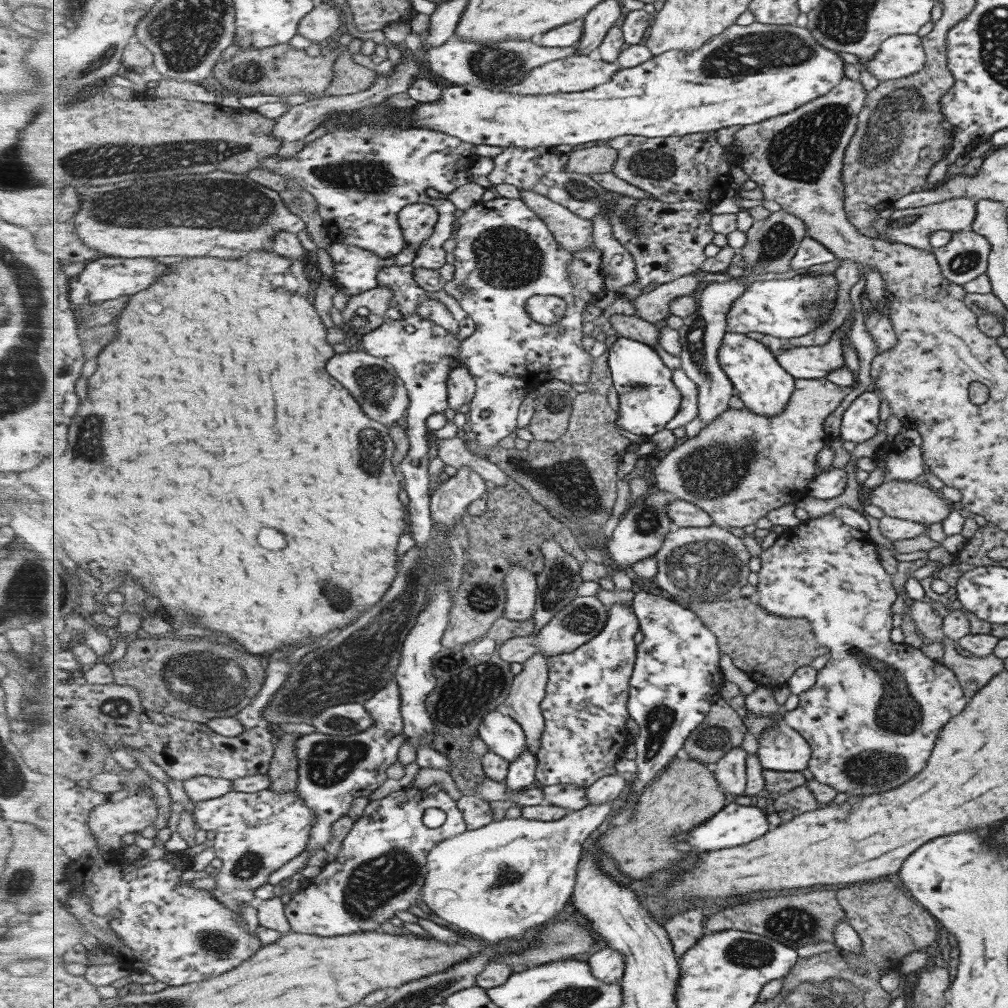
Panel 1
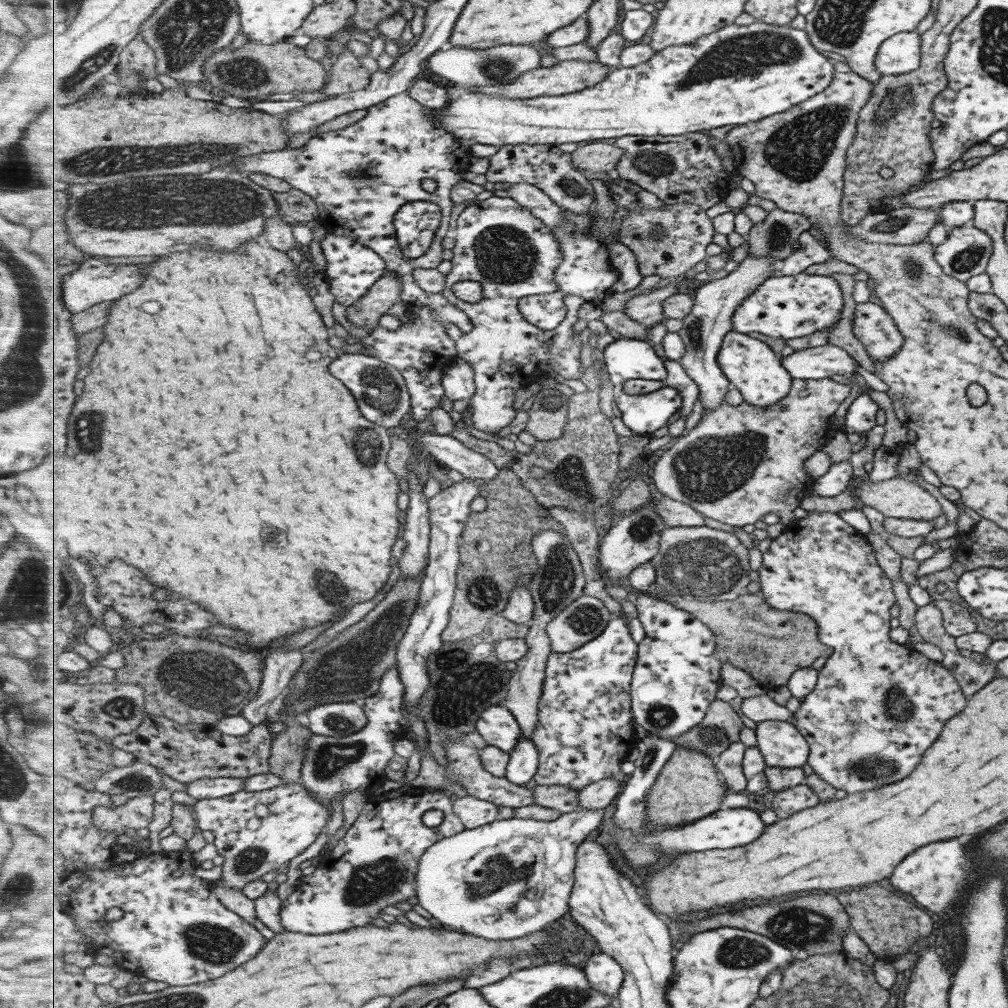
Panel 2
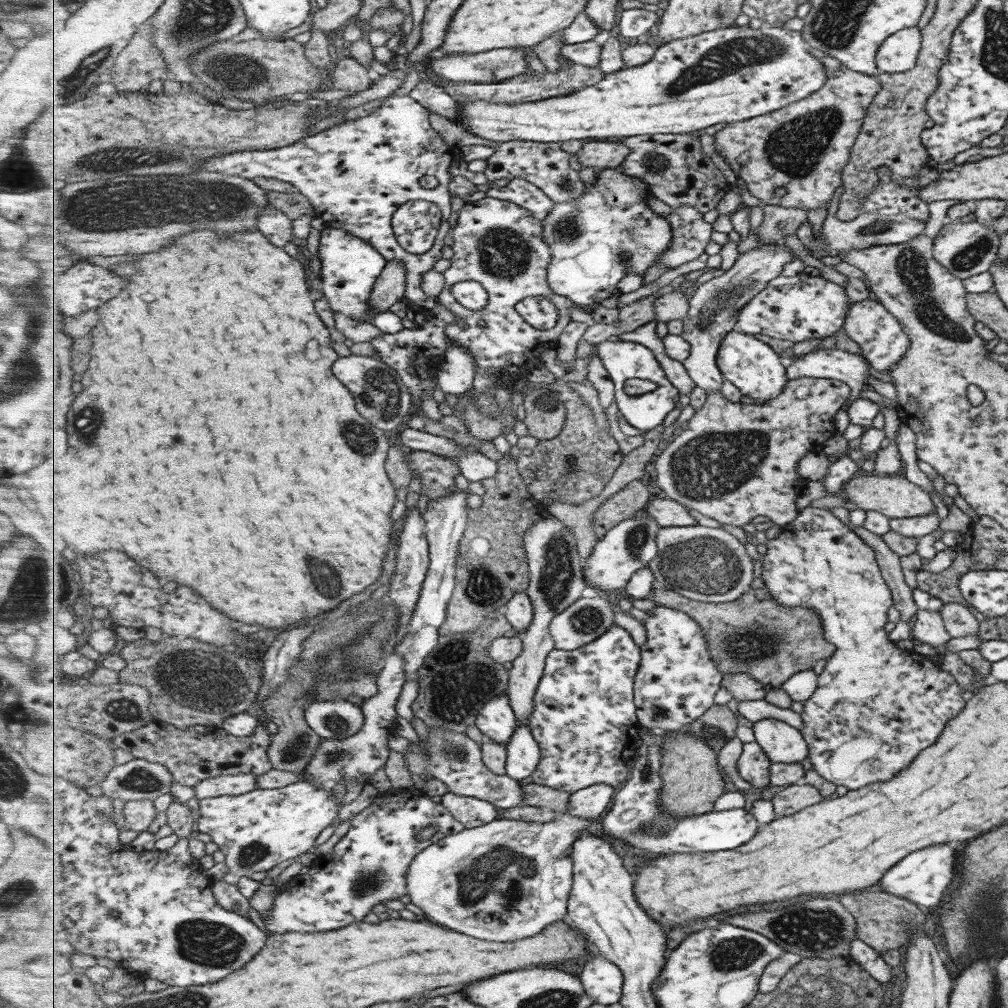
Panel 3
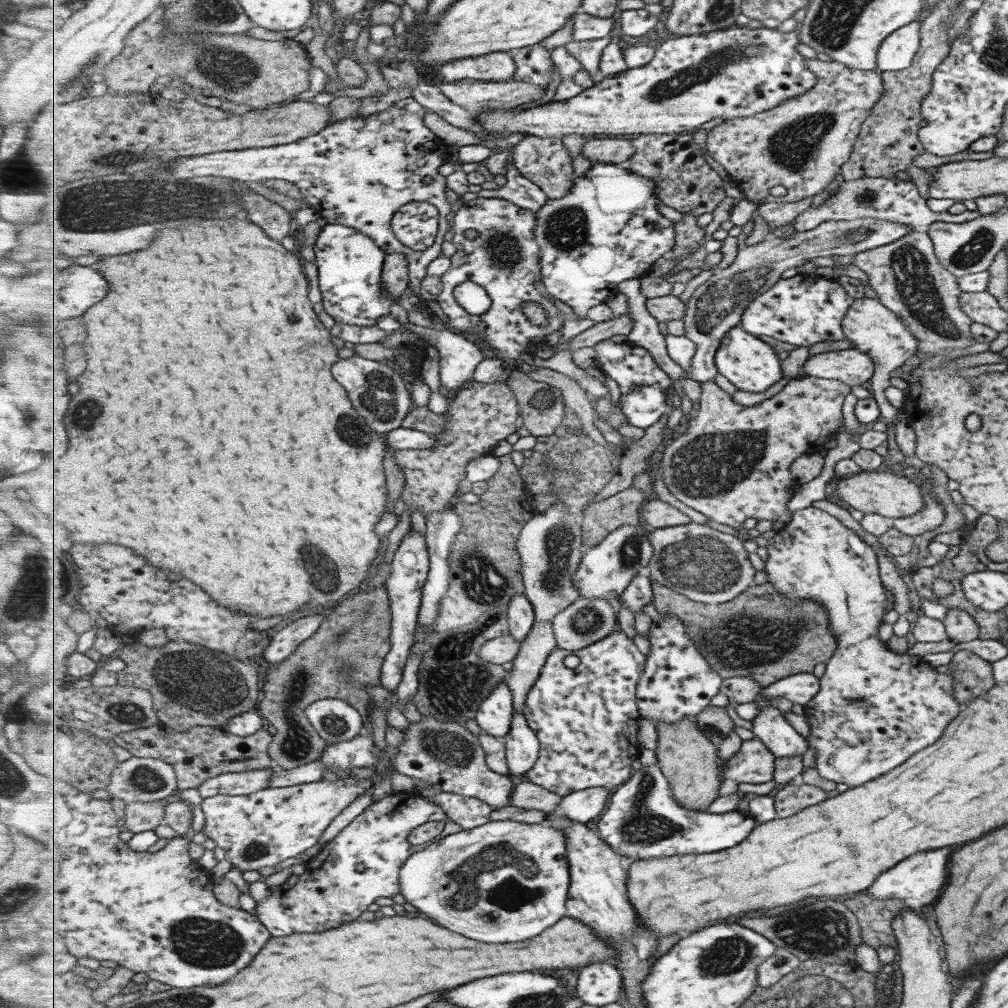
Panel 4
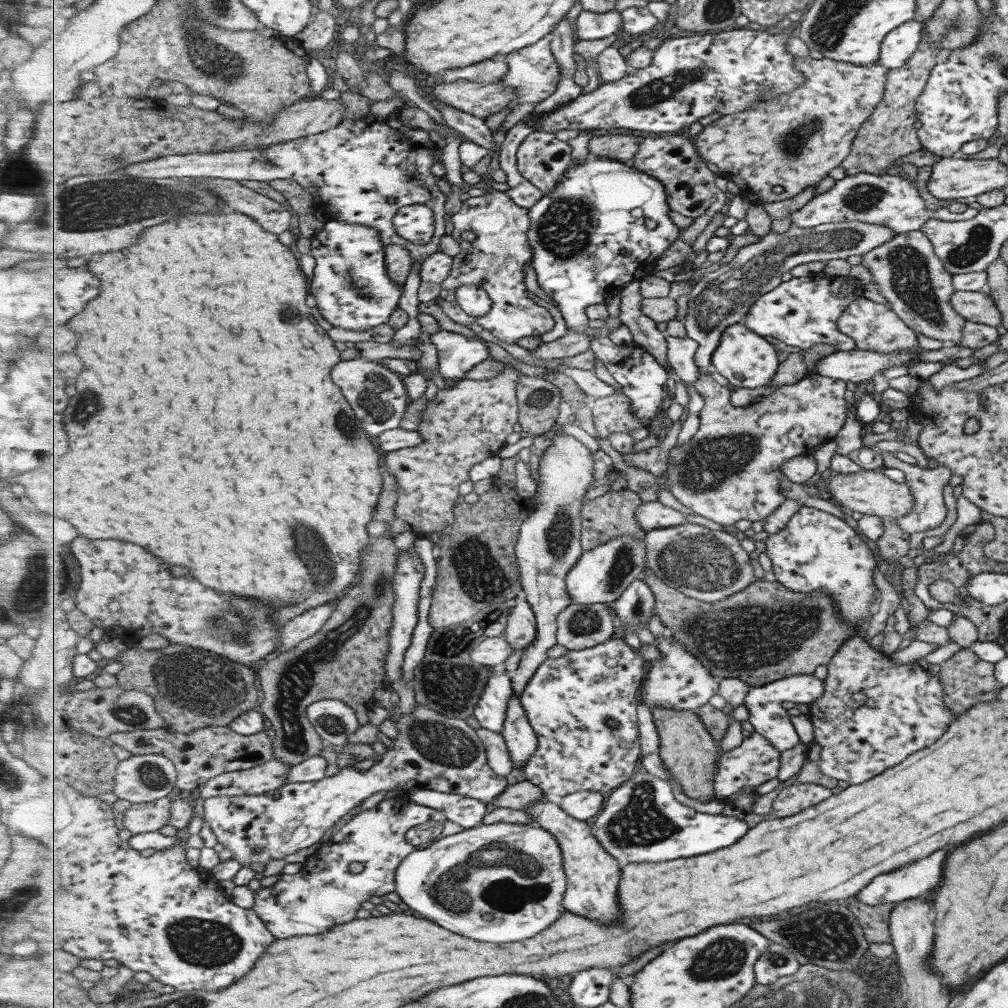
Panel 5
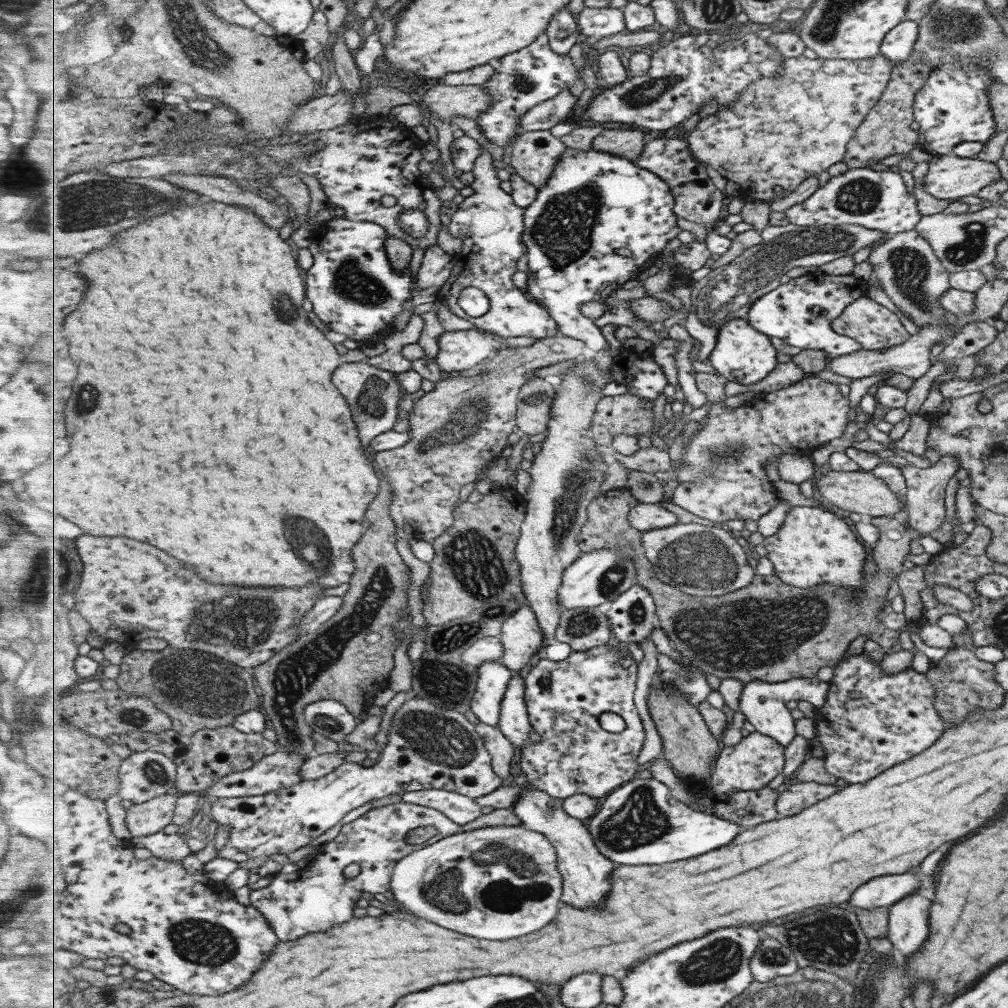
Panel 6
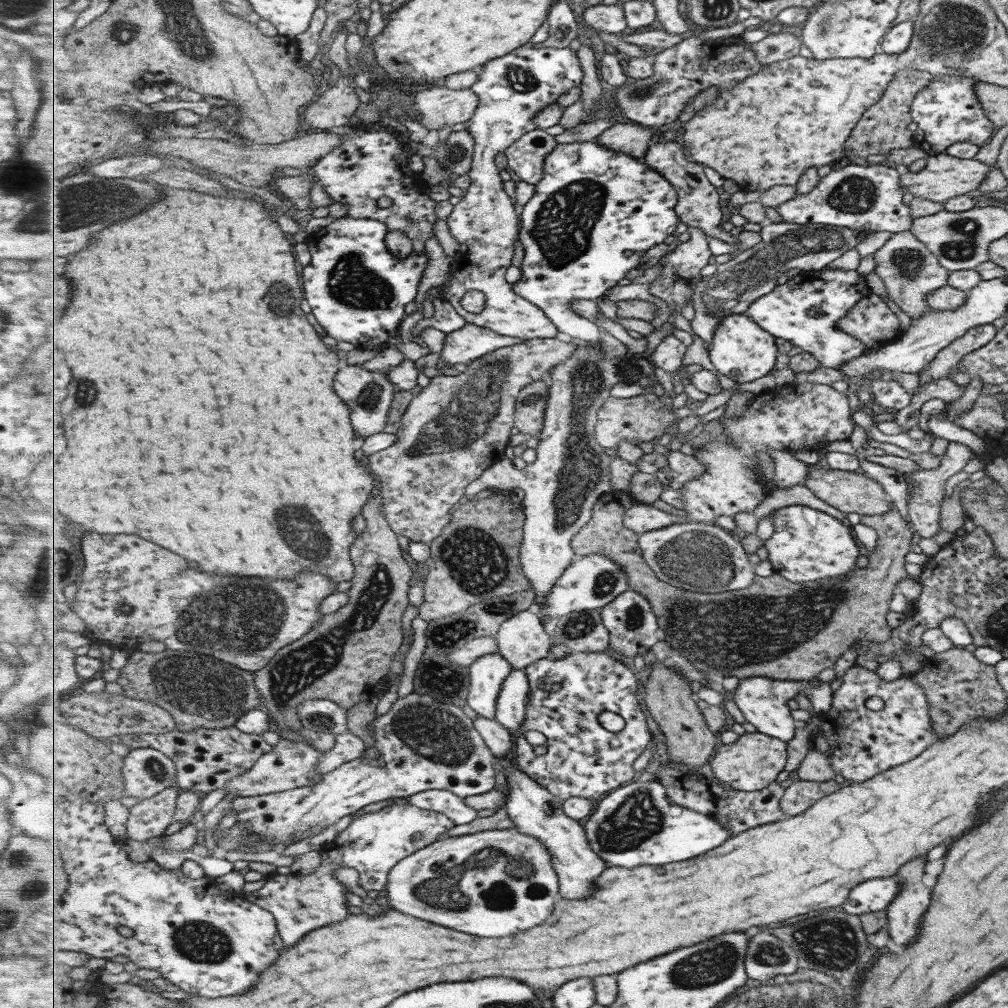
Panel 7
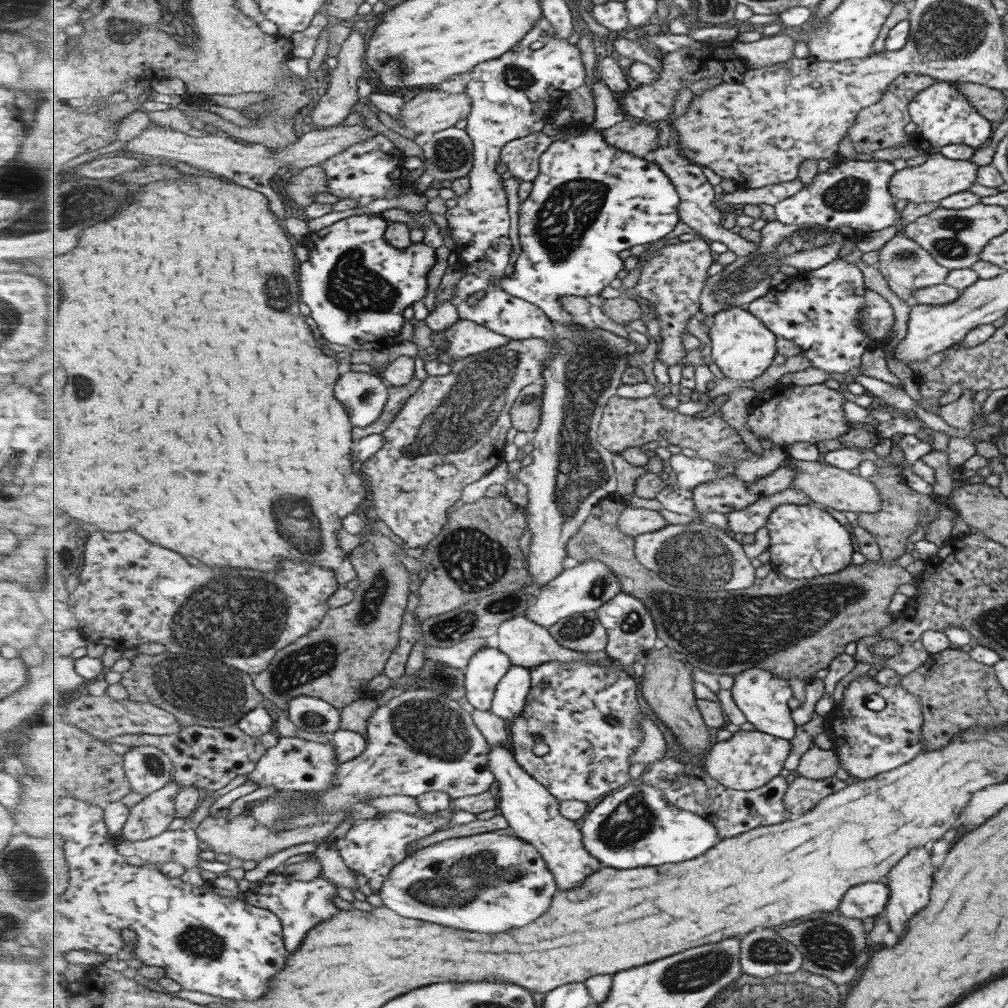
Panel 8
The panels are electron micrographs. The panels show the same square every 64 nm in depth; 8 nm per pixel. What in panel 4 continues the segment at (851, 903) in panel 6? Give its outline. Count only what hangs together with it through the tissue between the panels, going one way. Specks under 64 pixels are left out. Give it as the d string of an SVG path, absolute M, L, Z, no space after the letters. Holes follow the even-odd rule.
M949 846L939 848L939 850L921 852L921 854L913 854L905 860L901 860L899 864L892 866L887 872L879 874L866 894L879 900L893 898L902 901L905 898L913 898L913 900L919 900L923 905L933 904L933 900L939 896L939 892L945 884L947 858L949 858Z

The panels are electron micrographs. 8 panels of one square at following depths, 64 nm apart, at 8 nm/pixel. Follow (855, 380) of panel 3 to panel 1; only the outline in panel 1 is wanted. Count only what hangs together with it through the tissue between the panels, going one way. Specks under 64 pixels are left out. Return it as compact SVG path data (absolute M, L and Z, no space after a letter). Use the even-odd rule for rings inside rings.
M844 322L823 346L793 347L782 351L778 361L796 379L824 378L828 372L844 367L841 337L851 328Z

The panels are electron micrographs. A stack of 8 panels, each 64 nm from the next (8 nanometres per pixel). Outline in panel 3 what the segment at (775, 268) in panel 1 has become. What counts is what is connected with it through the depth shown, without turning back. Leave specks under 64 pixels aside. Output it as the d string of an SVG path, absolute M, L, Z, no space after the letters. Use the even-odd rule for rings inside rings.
M765 204L762 210L764 220L754 230L760 237L759 245L783 243L785 236L797 234L807 221L807 210L802 208Z

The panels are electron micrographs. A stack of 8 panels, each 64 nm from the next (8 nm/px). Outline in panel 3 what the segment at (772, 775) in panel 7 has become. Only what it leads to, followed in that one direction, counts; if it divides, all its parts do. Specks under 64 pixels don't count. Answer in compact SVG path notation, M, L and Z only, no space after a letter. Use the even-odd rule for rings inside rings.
M756 740L744 744L743 754L737 762L737 771L755 791L770 785L771 768L769 756Z

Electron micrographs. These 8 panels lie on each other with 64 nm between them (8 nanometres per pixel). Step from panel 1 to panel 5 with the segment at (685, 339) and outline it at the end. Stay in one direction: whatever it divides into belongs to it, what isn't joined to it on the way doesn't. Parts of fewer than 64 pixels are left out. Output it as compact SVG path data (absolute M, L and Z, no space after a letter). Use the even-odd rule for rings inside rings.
M859 221L827 222L811 228L792 224L783 233L769 231L756 243L740 248L730 263L705 275L689 294L684 322L687 336L699 344L696 363L700 374L708 375L711 368L714 369L712 359L728 326L743 323L757 299L778 287L789 270L804 262L825 262L831 258L846 259L848 256L864 255L872 248L891 240L896 234L886 226Z

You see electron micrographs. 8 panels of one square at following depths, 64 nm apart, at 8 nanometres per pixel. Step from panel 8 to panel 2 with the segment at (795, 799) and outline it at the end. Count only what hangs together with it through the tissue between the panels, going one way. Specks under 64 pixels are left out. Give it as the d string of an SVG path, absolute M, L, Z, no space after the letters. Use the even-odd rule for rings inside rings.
M805 784L778 791L771 806L774 812L784 819L801 812L801 810L811 808L818 802L818 796L809 785Z

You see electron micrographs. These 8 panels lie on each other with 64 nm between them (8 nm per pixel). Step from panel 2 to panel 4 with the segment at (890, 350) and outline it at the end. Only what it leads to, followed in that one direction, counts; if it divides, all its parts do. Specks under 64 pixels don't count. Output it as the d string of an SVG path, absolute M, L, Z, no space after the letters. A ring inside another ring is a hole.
M857 298L854 300L845 312L840 325L842 334L853 344L853 348L865 353L874 362L874 372L870 378L873 399L876 402L879 416L887 422L885 434L889 436L892 434L892 421L897 419L898 410L883 397L883 390L889 386L889 372L916 353L917 340L911 336L899 318L882 306L877 299Z

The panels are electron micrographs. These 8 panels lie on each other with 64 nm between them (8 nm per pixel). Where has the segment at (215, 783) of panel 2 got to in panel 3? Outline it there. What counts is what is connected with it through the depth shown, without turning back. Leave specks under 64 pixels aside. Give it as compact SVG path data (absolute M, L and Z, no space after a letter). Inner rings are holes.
M247 773L217 776L203 780L193 787L193 790L198 800L219 796L239 796L257 789L257 779L259 779L259 775Z

